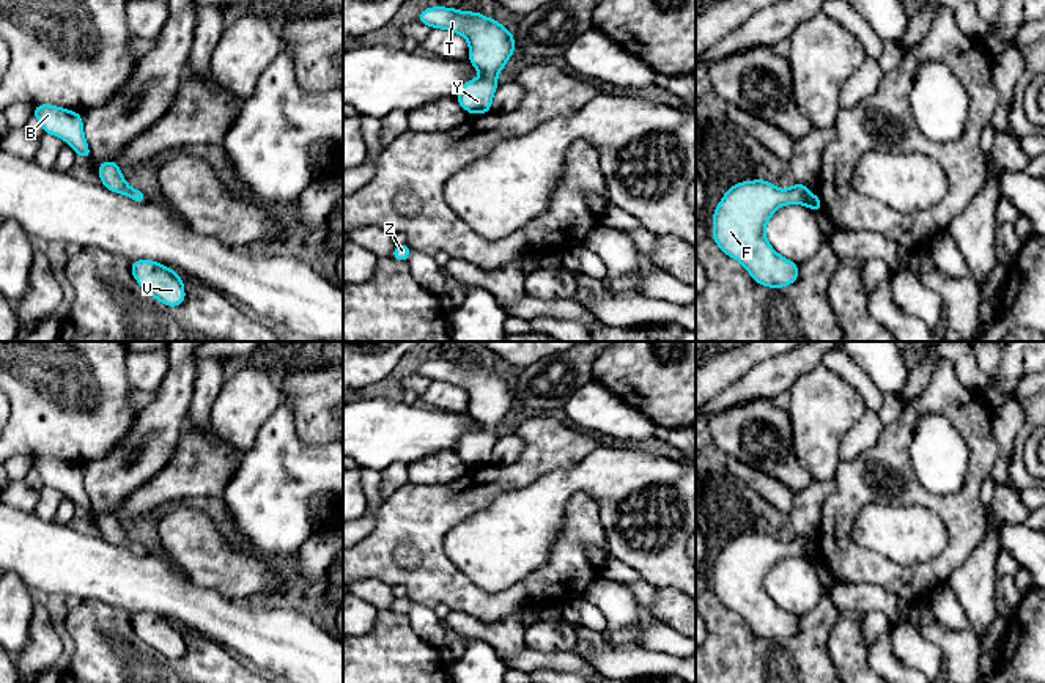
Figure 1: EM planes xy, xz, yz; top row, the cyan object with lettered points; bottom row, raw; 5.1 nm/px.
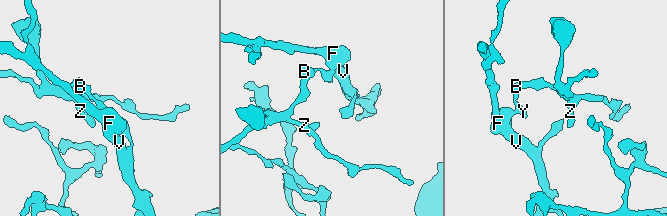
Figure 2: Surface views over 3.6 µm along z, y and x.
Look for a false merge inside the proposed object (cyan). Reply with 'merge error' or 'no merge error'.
no merge error

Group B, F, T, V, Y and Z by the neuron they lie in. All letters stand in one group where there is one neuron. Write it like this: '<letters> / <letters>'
B F T V Y Z

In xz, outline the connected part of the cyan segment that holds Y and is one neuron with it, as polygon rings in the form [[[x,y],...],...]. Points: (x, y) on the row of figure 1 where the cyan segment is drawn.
[[[431,6],[422,9],[415,19],[430,28],[450,30],[467,39],[467,60],[483,76],[464,82],[455,99],[469,115],[491,113],[493,96],[499,87],[496,77],[515,54],[515,35],[477,11]]]

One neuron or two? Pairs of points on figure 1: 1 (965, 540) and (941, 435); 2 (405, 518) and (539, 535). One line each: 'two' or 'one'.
1: two
2: two

